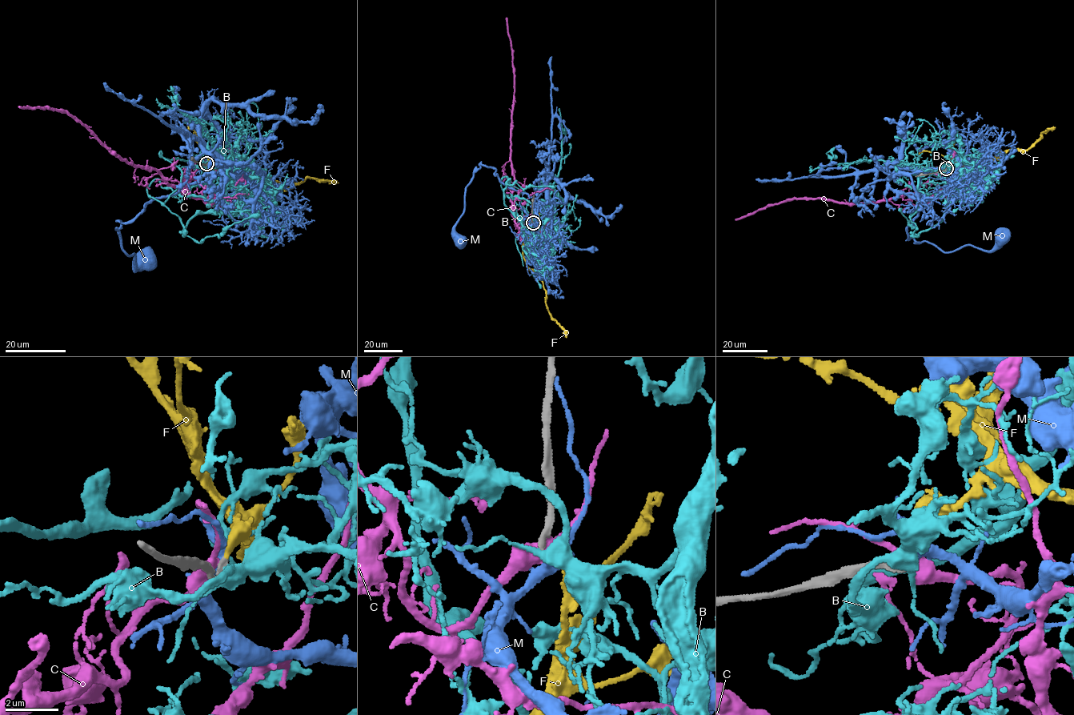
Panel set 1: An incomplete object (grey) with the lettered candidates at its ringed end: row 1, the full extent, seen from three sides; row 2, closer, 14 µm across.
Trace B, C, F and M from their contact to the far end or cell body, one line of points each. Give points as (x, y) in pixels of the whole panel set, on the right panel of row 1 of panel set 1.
B: (945, 170), (942, 166), (931, 170), (950, 185), (950, 203), (938, 222), (915, 236), (916, 227), (899, 208)
C: (945, 170), (954, 171), (952, 179), (931, 195), (910, 194), (845, 204), (795, 198), (735, 220)
F: (945, 168), (955, 162), (985, 163), (1015, 149), (1027, 150), (1038, 142), (1041, 133), (1055, 127)
M: (945, 168), (955, 173), (957, 170), (953, 169), (943, 175), (944, 173)

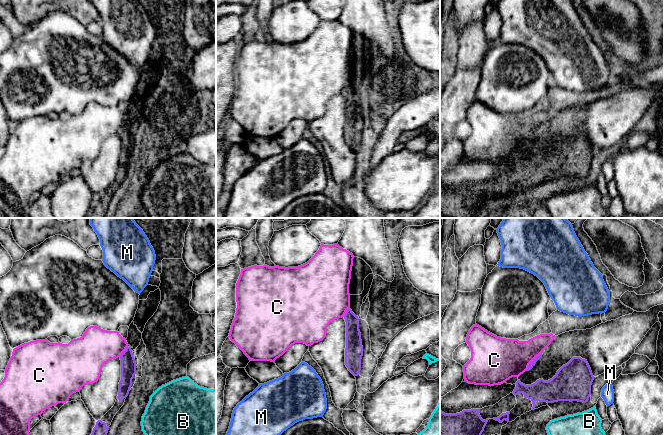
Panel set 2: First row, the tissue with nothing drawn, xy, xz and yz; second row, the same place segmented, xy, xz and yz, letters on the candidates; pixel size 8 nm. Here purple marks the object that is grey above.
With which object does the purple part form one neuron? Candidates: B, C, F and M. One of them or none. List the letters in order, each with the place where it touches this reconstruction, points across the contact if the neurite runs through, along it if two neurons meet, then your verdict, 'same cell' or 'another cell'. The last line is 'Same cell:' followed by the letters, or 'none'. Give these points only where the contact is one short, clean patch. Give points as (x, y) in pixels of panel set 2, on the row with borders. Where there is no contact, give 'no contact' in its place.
B: no contact; another cell
C: meets purple in yz at (532, 361); border along yz (541, 353), (529, 364), (526, 370); another cell
F: no contact; same cell
M: no contact; another cell
Same cell: F

